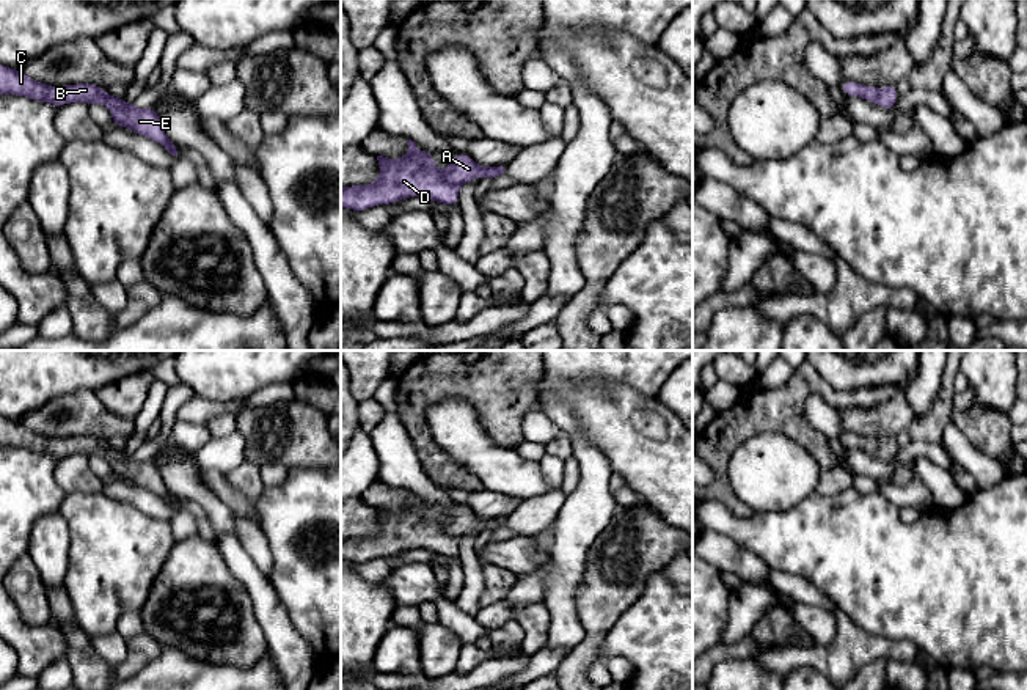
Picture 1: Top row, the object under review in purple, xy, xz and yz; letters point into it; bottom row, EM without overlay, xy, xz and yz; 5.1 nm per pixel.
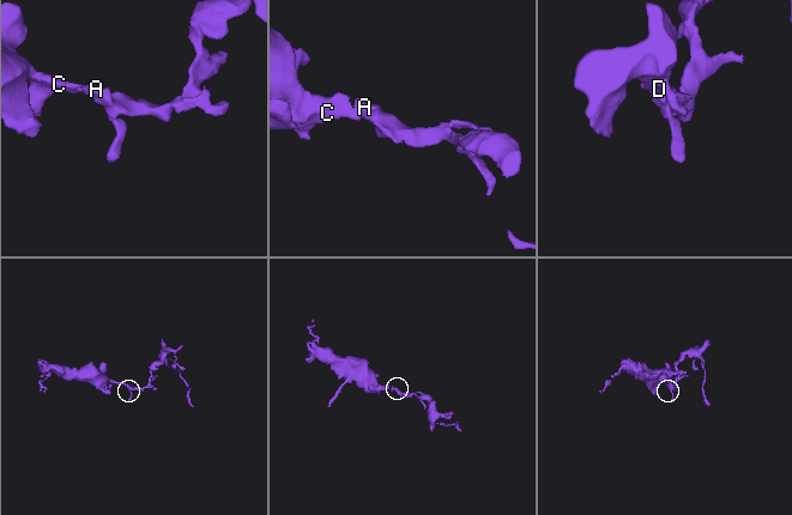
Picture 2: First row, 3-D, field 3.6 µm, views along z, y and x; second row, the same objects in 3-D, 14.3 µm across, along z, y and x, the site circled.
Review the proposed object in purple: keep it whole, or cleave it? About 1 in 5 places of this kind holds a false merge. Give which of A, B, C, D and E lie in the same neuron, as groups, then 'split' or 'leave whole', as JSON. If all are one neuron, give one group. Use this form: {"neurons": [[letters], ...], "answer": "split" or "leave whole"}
{"neurons": [["A", "B", "C", "D", "E"]], "answer": "leave whole"}

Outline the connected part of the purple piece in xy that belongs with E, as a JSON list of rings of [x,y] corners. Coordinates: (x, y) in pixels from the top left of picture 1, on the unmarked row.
[[[0,417],[0,446],[25,448],[28,451],[49,454],[57,459],[66,457],[69,454],[107,457],[113,470],[113,478],[129,479],[133,486],[140,486],[154,492],[170,506],[177,509],[176,498],[165,486],[154,459],[135,461],[132,454],[126,454],[122,450],[110,448],[99,437],[44,437],[38,432],[28,431],[20,421],[11,421]]]

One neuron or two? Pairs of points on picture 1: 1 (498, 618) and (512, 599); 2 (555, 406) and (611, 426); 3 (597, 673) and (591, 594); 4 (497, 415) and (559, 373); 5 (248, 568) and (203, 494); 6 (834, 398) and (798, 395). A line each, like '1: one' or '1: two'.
1: two
2: two
3: two
4: two
5: two
6: one

